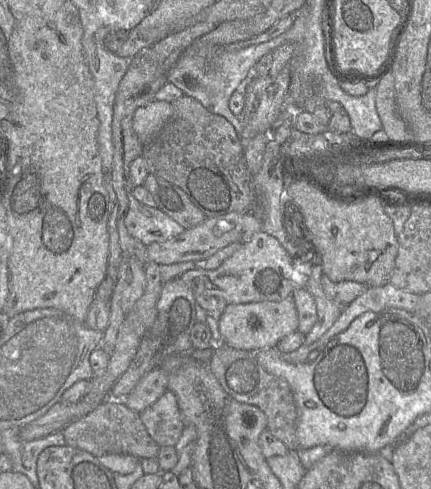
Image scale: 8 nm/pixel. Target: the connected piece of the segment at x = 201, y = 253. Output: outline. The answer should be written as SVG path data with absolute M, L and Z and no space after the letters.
M231 212L225 215L207 218L200 225L185 229L181 234L164 242L154 242L146 246L149 261L158 265L170 265L180 262L197 261L211 257L220 249L235 243L247 243L258 232L261 223L251 213Z

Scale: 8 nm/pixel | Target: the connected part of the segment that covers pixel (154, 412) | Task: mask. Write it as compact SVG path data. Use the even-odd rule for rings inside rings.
M169 390L139 416L150 437L160 447L174 447L185 426L177 398Z

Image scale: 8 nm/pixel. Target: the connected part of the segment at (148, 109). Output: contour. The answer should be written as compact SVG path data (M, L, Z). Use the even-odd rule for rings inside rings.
M154 100L136 109L133 130L142 144L151 141L168 123L173 115L170 102Z

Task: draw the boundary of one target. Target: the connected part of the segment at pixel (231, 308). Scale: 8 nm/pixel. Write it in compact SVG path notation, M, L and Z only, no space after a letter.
M293 296L278 302L227 304L218 322L222 343L250 352L276 347L283 337L298 330L298 314Z

